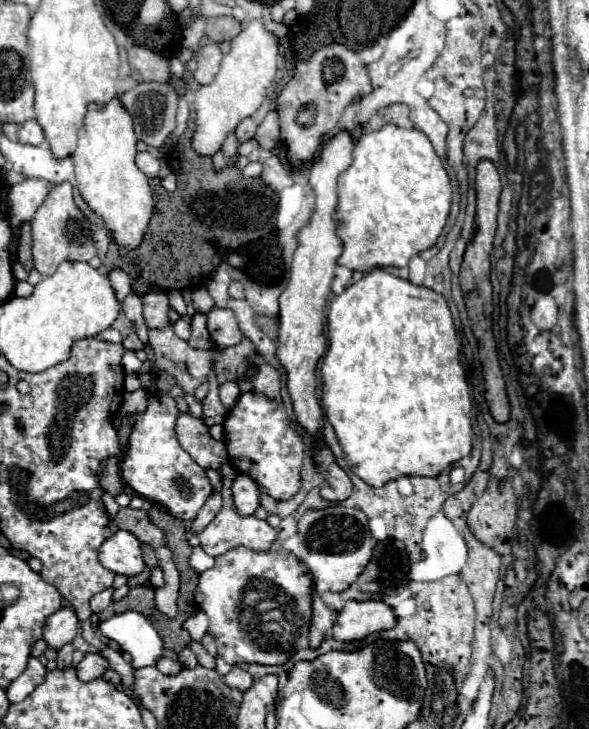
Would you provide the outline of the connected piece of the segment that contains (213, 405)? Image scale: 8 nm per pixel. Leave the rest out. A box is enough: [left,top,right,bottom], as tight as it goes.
[201,373,227,427]

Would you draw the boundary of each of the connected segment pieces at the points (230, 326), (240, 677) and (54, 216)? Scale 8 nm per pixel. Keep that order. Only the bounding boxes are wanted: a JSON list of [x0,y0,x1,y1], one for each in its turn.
[[207,309,243,347],[223,667,253,691],[31,183,97,275]]

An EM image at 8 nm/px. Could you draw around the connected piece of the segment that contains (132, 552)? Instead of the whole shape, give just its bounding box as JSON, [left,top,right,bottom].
[99,531,145,575]

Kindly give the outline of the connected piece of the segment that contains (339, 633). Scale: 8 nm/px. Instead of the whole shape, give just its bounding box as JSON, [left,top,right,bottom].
[333,601,397,641]

